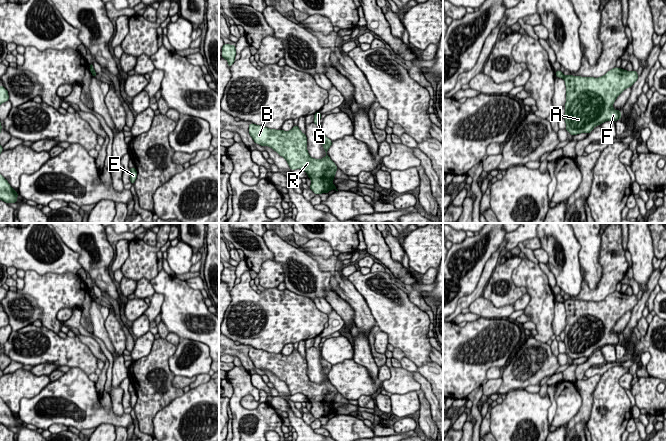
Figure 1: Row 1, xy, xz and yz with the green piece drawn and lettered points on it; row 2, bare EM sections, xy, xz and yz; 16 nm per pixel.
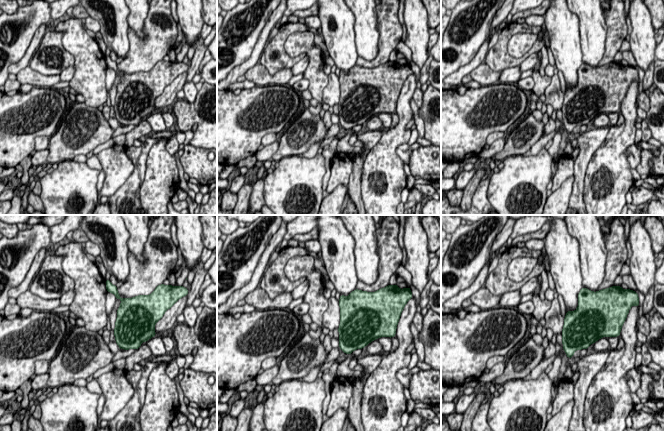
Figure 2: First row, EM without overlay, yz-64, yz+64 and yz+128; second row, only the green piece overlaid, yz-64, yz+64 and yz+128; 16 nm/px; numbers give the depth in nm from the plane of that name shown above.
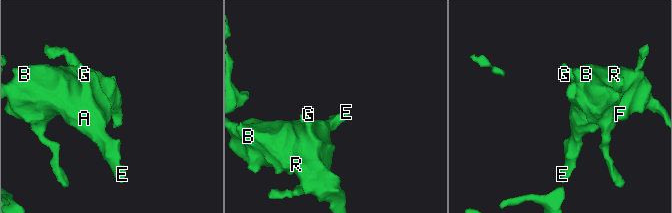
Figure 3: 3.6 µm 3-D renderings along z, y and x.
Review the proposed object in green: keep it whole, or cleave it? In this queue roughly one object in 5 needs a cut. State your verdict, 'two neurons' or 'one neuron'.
one neuron

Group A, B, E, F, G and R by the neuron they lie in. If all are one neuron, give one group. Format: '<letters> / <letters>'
A B E F G R

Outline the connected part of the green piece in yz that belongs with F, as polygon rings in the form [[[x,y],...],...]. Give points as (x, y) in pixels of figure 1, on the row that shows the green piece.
[[[613,68],[604,76],[599,78],[565,76],[561,70],[555,73],[556,77],[565,80],[566,85],[566,104],[564,119],[566,122],[566,130],[572,135],[580,133],[589,134],[593,128],[605,121],[617,121],[621,119],[621,111],[616,111],[612,106],[616,98],[638,79],[636,71],[626,71],[621,68]]]

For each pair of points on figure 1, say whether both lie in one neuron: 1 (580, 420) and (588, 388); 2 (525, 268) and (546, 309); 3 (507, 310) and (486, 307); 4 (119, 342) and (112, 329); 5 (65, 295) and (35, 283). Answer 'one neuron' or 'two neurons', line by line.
1: one neuron
2: one neuron
3: one neuron
4: one neuron
5: one neuron

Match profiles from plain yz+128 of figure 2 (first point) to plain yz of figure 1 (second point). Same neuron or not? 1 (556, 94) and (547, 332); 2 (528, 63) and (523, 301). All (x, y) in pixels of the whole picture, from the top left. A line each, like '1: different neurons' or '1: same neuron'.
1: different neurons
2: same neuron

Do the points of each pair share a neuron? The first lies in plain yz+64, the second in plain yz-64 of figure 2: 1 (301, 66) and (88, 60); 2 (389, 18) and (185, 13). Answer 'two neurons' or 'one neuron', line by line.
1: two neurons
2: two neurons

